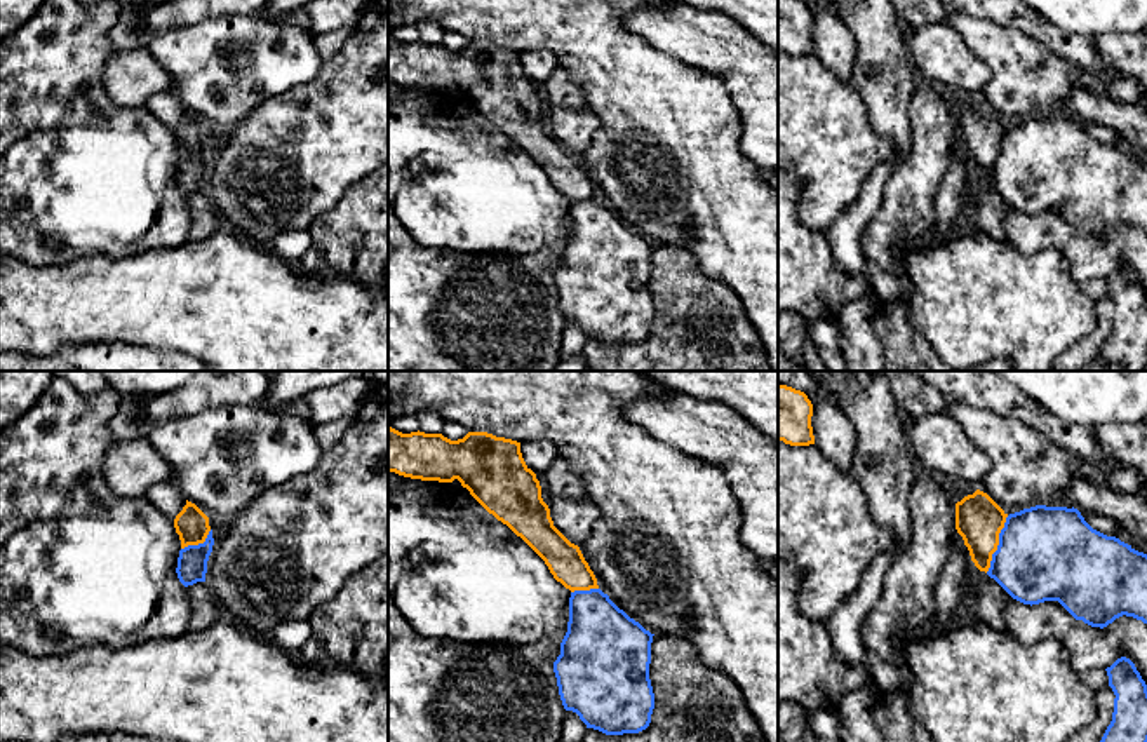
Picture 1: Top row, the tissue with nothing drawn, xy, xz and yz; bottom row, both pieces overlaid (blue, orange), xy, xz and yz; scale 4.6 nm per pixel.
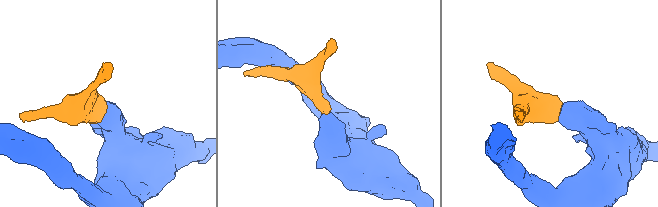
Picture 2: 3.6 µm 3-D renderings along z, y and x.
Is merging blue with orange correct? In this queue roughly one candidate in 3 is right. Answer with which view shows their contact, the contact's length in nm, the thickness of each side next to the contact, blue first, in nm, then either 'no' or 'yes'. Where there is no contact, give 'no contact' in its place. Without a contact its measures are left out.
contact in yz; length 280 nm; calibres 440 and 220 nm; no

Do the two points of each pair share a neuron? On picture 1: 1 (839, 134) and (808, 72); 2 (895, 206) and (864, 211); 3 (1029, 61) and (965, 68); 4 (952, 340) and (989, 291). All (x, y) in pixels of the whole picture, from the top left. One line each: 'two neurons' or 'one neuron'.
1: one neuron
2: two neurons
3: two neurons
4: one neuron

